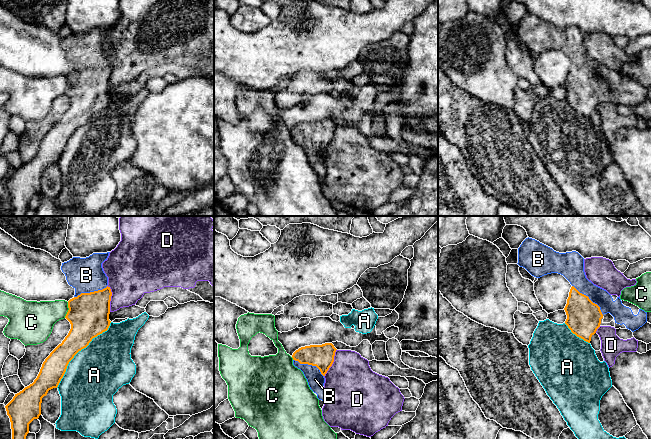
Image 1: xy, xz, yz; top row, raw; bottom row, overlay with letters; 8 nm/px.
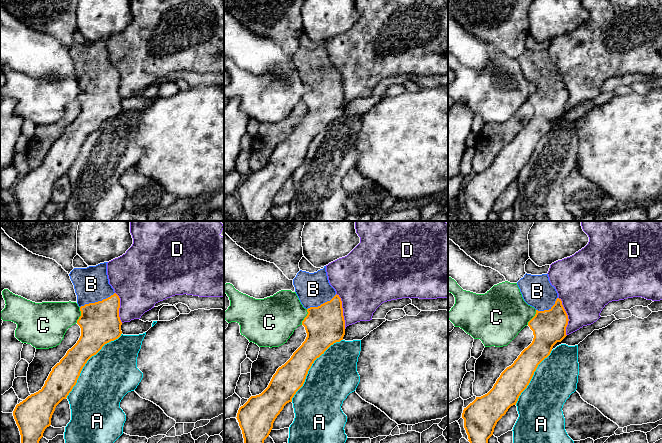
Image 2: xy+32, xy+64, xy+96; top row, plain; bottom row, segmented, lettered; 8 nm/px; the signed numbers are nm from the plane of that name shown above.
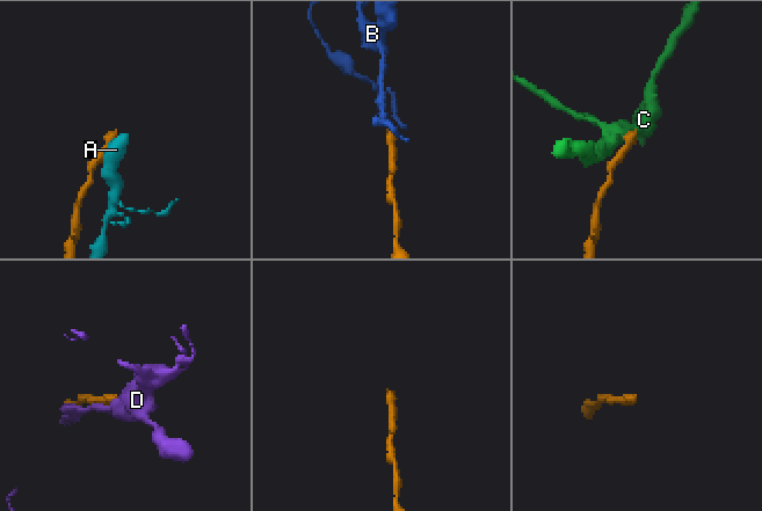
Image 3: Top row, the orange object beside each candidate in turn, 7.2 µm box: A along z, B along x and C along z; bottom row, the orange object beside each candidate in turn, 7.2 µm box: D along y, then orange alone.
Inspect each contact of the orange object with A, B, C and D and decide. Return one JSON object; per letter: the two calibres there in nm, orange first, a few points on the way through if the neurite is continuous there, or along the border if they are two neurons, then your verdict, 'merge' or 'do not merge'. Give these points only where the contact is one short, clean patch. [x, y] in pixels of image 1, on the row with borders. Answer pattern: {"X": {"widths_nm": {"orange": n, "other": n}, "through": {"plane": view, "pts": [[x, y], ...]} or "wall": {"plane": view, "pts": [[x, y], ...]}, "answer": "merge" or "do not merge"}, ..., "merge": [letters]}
{"A": {"widths_nm": {"orange": 280, "other": 440}, "answer": "do not merge"}, "B": {"widths_nm": {"orange": 280, "other": 170}, "answer": "merge"}, "C": {"widths_nm": {"orange": 320, "other": 280}, "wall": {"plane": "xy", "pts": [[68, 302], [68, 311], [64, 317]]}, "answer": "do not merge"}, "D": {"widths_nm": {"orange": 320, "other": 380}, "answer": "do not merge"}, "merge": ["B"]}

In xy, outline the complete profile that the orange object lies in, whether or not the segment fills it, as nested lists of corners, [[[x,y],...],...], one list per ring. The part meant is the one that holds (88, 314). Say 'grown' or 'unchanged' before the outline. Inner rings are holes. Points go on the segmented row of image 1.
grown; [[[93,253],[86,258],[73,257],[62,263],[61,270],[68,284],[75,289],[65,316],[71,329],[45,359],[34,382],[15,394],[5,406],[11,422],[12,439],[26,439],[29,424],[41,415],[42,398],[49,390],[58,387],[69,362],[93,338],[108,330],[112,292],[107,286],[108,277],[102,263],[109,253]]]

